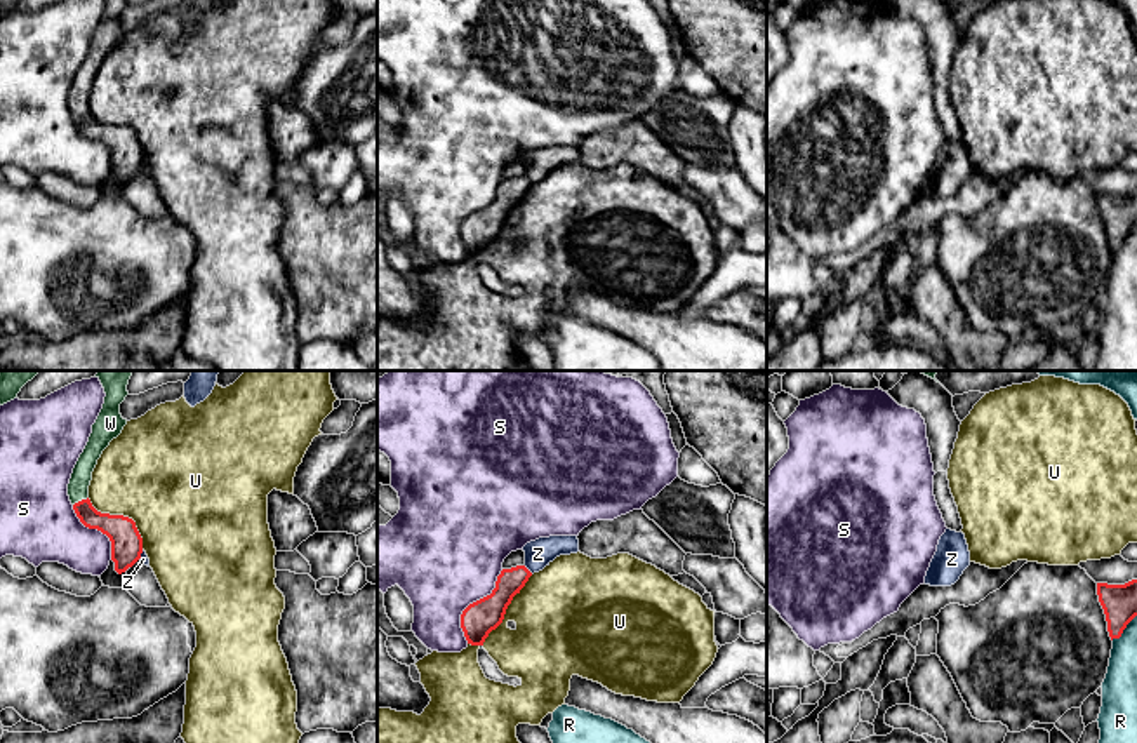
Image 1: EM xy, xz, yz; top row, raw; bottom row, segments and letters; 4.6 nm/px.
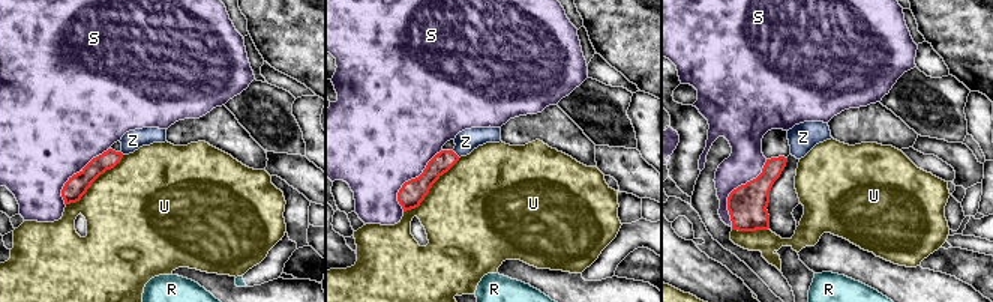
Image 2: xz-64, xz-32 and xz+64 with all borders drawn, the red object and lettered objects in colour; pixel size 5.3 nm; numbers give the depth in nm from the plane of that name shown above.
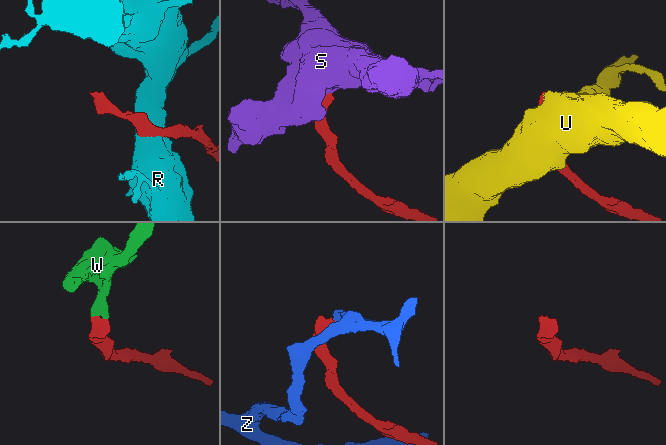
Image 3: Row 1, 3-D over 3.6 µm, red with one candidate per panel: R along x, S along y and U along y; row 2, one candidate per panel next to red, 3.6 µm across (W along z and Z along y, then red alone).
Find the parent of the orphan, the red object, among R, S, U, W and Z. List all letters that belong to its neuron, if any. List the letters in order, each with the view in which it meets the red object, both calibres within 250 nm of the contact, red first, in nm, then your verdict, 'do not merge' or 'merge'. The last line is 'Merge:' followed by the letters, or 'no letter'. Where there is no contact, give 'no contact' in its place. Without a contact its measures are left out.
R: yz | 160/150 nm | do not merge
S: xz | 160/500 nm | do not merge
U: xy | 140/480 nm | do not merge
W: xy | 140/100 nm | merge
Z: xz | 140/130 nm | do not merge
Merge: W

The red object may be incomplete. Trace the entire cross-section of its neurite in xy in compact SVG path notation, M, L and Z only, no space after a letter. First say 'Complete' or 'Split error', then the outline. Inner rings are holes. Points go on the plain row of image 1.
Split error. M104 0L103 19L92 35L89 52L80 64L70 94L68 106L80 132L89 139L97 139L111 151L111 171L118 184L132 177L143 164L143 148L136 137L136 132L123 125L110 125L97 122L89 110L89 96L92 82L101 68L103 61L116 49L127 30L120 24L120 14L129 5L127 0Z

